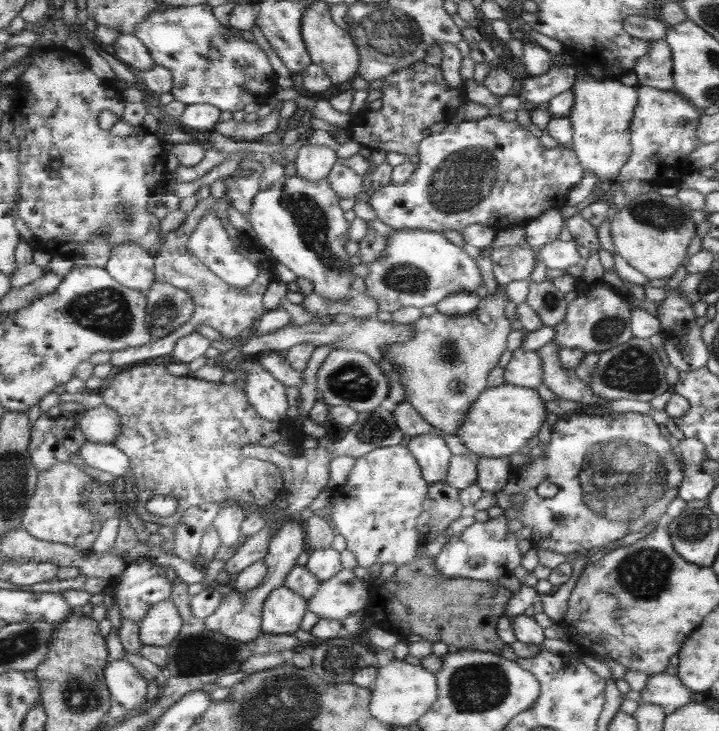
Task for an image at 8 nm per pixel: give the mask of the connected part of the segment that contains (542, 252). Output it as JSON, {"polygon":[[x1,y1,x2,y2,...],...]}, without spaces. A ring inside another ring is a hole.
{"polygon":[[558,239,547,242,539,250,539,261,547,269,564,271,583,262,577,253,577,244,573,240,561,241]]}

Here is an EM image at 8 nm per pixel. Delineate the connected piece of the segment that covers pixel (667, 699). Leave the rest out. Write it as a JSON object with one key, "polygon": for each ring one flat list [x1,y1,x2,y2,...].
{"polygon":[[663,672,648,675,645,685,639,691,639,698,644,703,657,704,669,710,691,701,692,694,678,681,676,675]]}

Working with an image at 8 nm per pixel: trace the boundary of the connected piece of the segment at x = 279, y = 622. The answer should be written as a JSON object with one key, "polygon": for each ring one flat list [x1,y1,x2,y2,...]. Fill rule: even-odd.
{"polygon":[[282,586,271,592,264,604,262,630,271,634,293,634,301,628,308,601,293,589]]}

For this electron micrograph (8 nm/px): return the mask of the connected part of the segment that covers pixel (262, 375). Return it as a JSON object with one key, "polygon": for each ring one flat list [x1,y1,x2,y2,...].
{"polygon":[[258,359,246,360,241,369,247,374,246,387,248,400,259,415,267,420,282,421,287,416,287,386,275,378]]}

